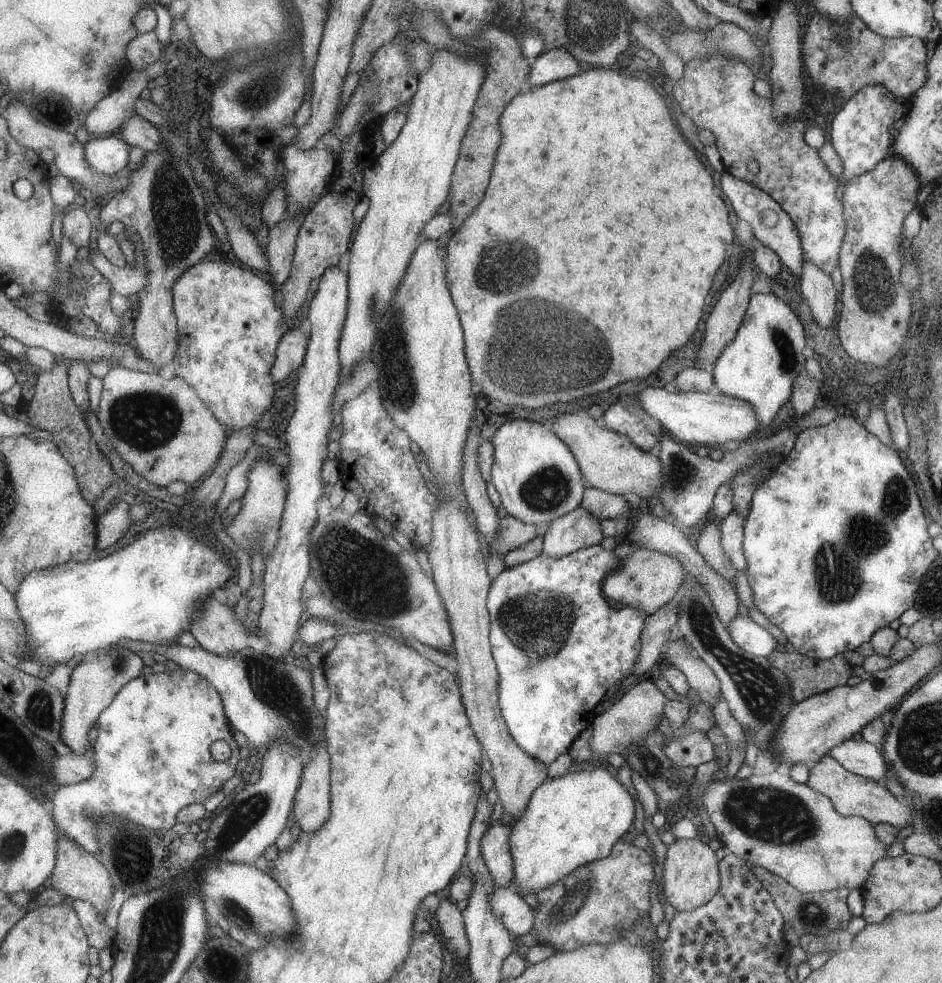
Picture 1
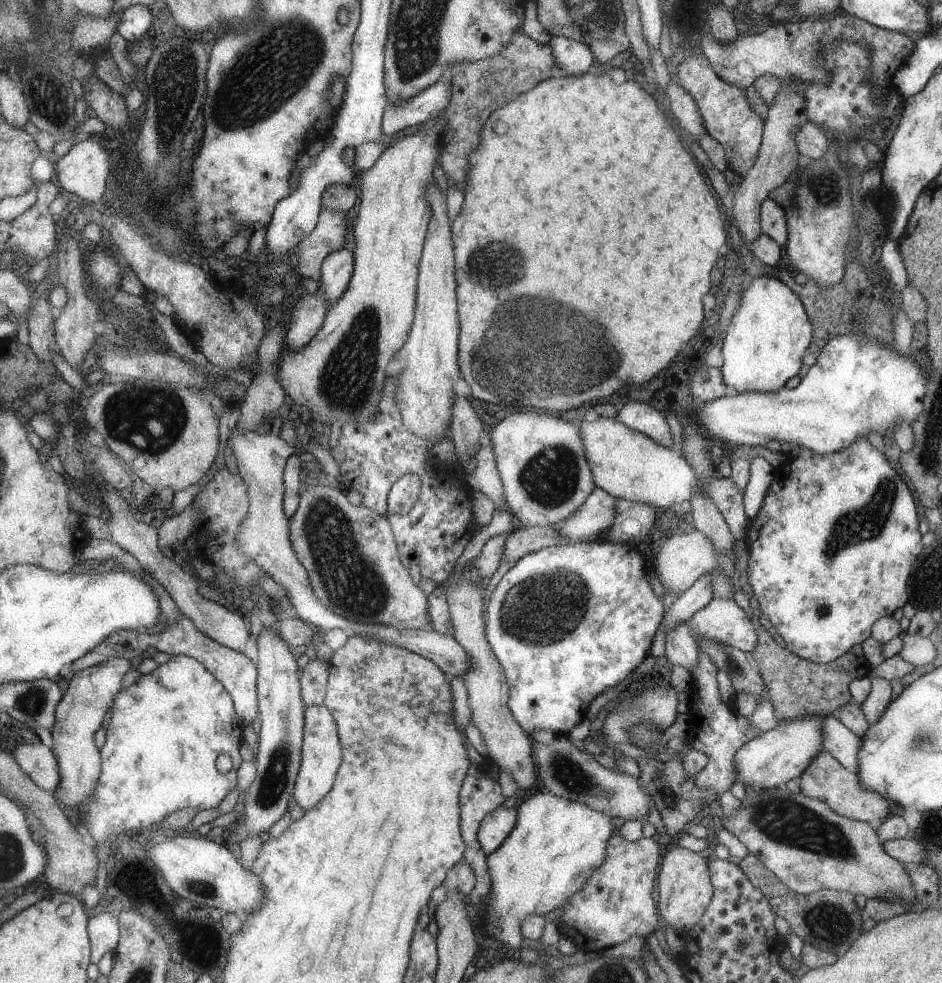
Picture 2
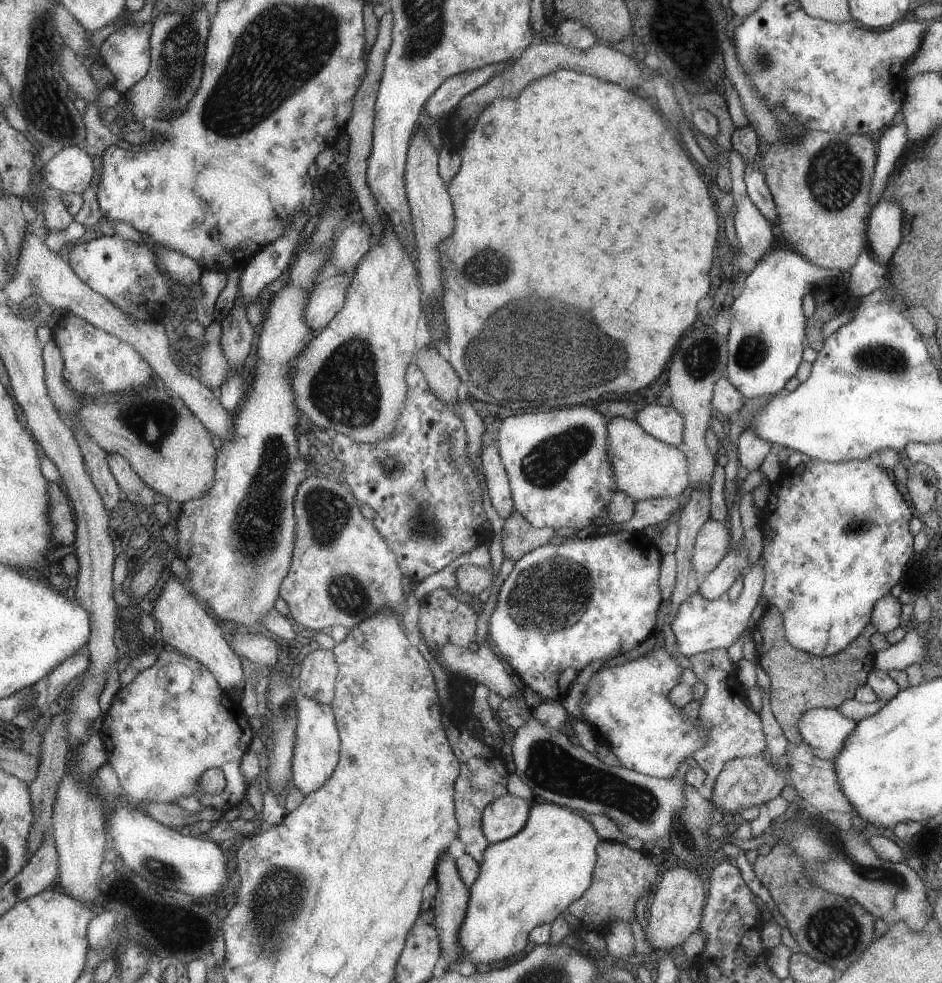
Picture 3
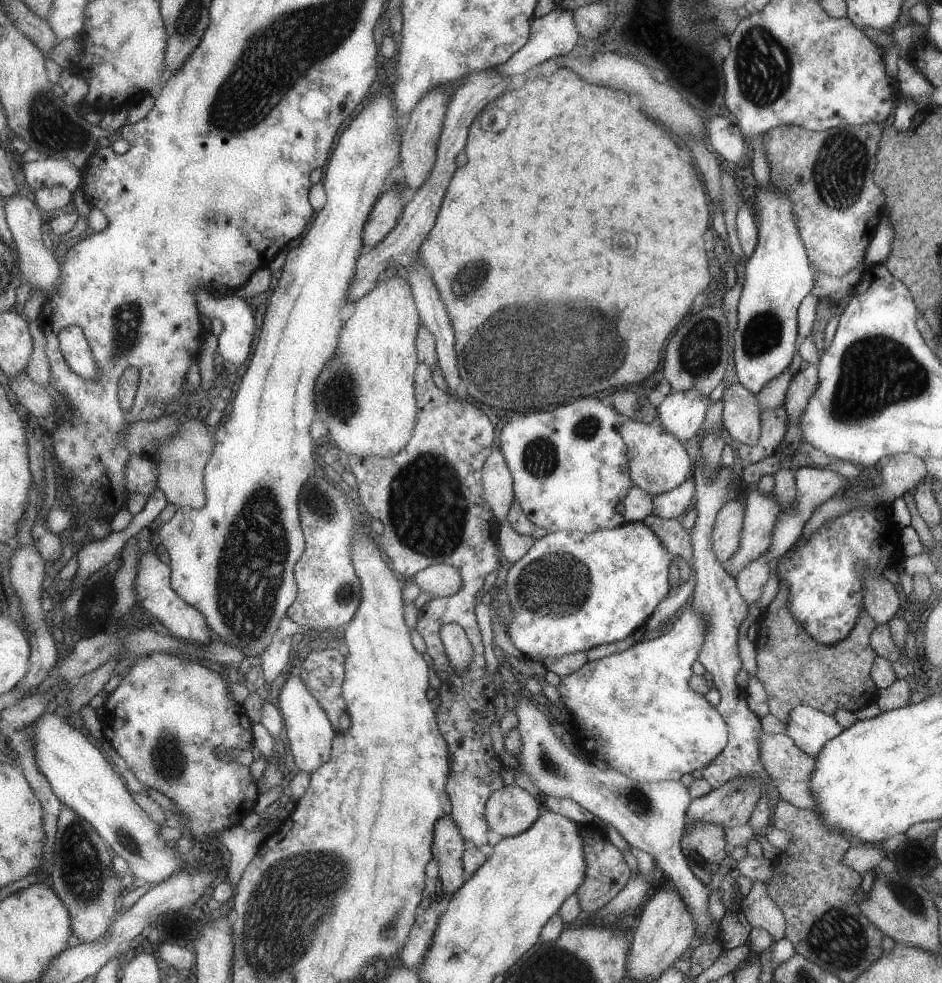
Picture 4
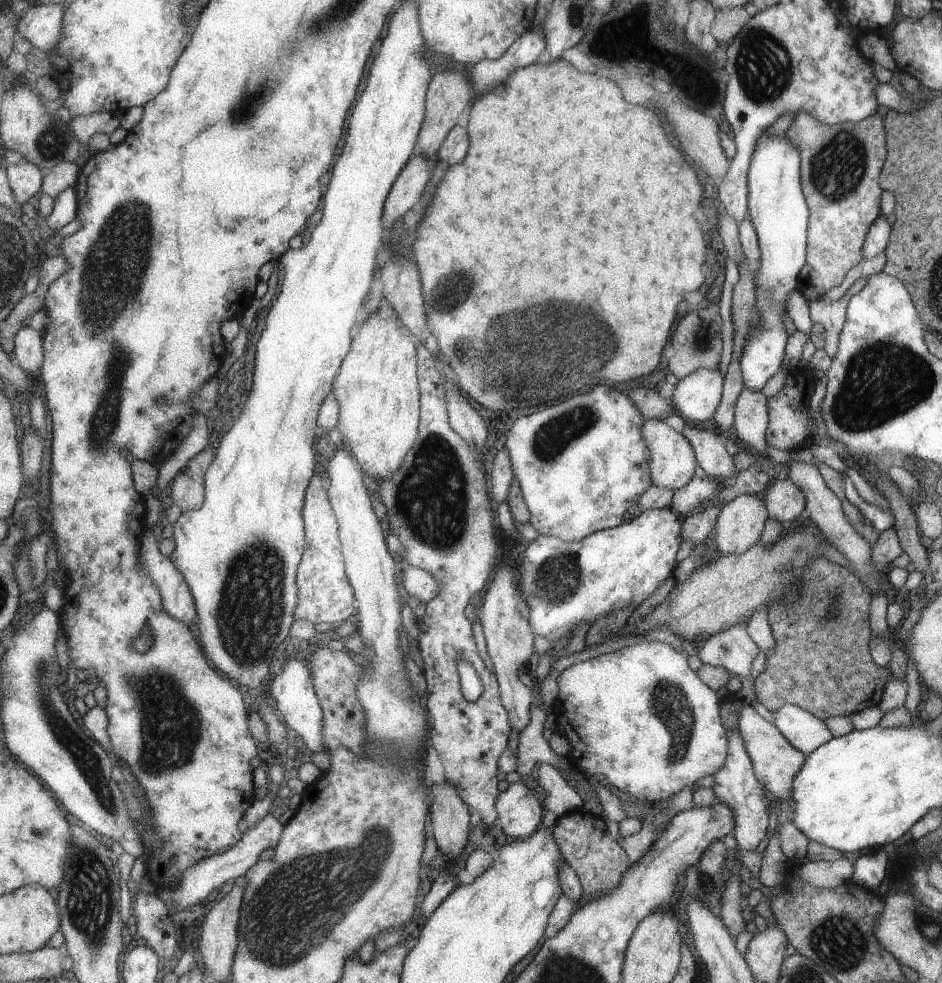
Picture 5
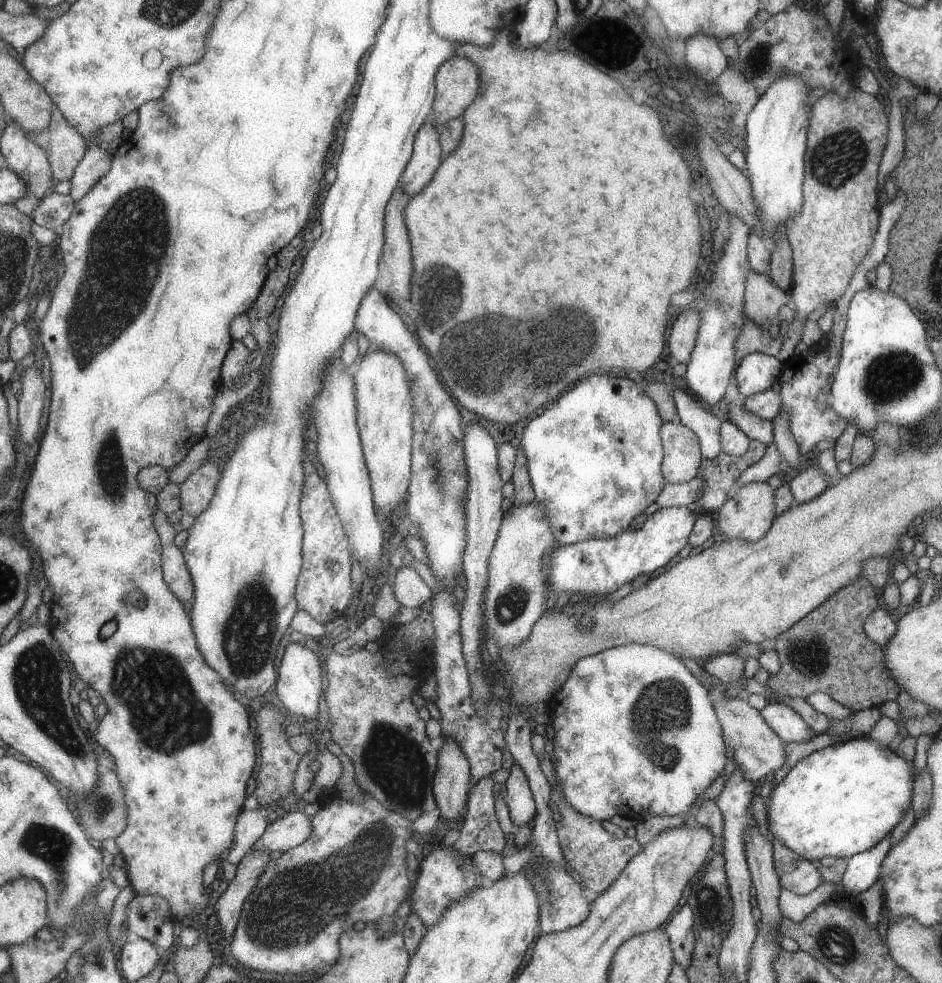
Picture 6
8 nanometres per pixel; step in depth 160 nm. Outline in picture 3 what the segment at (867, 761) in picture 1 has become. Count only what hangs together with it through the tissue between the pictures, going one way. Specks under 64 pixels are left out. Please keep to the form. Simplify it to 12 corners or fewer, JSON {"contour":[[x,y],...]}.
{"contour":[[813,707],[798,720],[801,740],[833,761],[856,722]]}

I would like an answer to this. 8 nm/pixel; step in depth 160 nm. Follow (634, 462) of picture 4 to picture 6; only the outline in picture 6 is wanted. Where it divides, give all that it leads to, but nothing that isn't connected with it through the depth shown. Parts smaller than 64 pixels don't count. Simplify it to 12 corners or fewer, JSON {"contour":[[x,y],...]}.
{"contour":[[678,421],[664,422],[662,475],[691,480],[700,442]]}

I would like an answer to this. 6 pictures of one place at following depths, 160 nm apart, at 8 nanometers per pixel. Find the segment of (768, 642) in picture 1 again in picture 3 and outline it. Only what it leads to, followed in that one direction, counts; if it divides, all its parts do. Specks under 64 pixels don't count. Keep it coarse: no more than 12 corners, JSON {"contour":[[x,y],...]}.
{"contour":[[760,556],[734,602],[699,591],[671,622],[679,654],[727,649],[746,628],[764,581]]}

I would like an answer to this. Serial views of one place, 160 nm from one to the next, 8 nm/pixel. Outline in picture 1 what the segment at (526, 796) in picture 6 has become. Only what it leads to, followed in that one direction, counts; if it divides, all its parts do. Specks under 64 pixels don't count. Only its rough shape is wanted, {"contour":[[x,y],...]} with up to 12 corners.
{"contour":[[498,820],[479,839],[494,888],[513,878],[510,826]]}

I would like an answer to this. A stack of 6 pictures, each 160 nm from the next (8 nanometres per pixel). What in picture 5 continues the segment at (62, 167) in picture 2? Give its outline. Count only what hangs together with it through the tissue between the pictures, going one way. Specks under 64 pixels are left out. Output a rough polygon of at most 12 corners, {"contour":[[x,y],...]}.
{"contour":[[27,161],[7,172],[16,198],[27,200],[42,191],[46,172]]}

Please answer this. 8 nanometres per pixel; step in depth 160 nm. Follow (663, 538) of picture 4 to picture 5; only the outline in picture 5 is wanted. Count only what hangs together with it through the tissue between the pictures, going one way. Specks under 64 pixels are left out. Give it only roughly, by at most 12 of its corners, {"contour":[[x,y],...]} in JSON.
{"contour":[[721,506],[687,514],[682,542],[691,546],[709,539]]}

